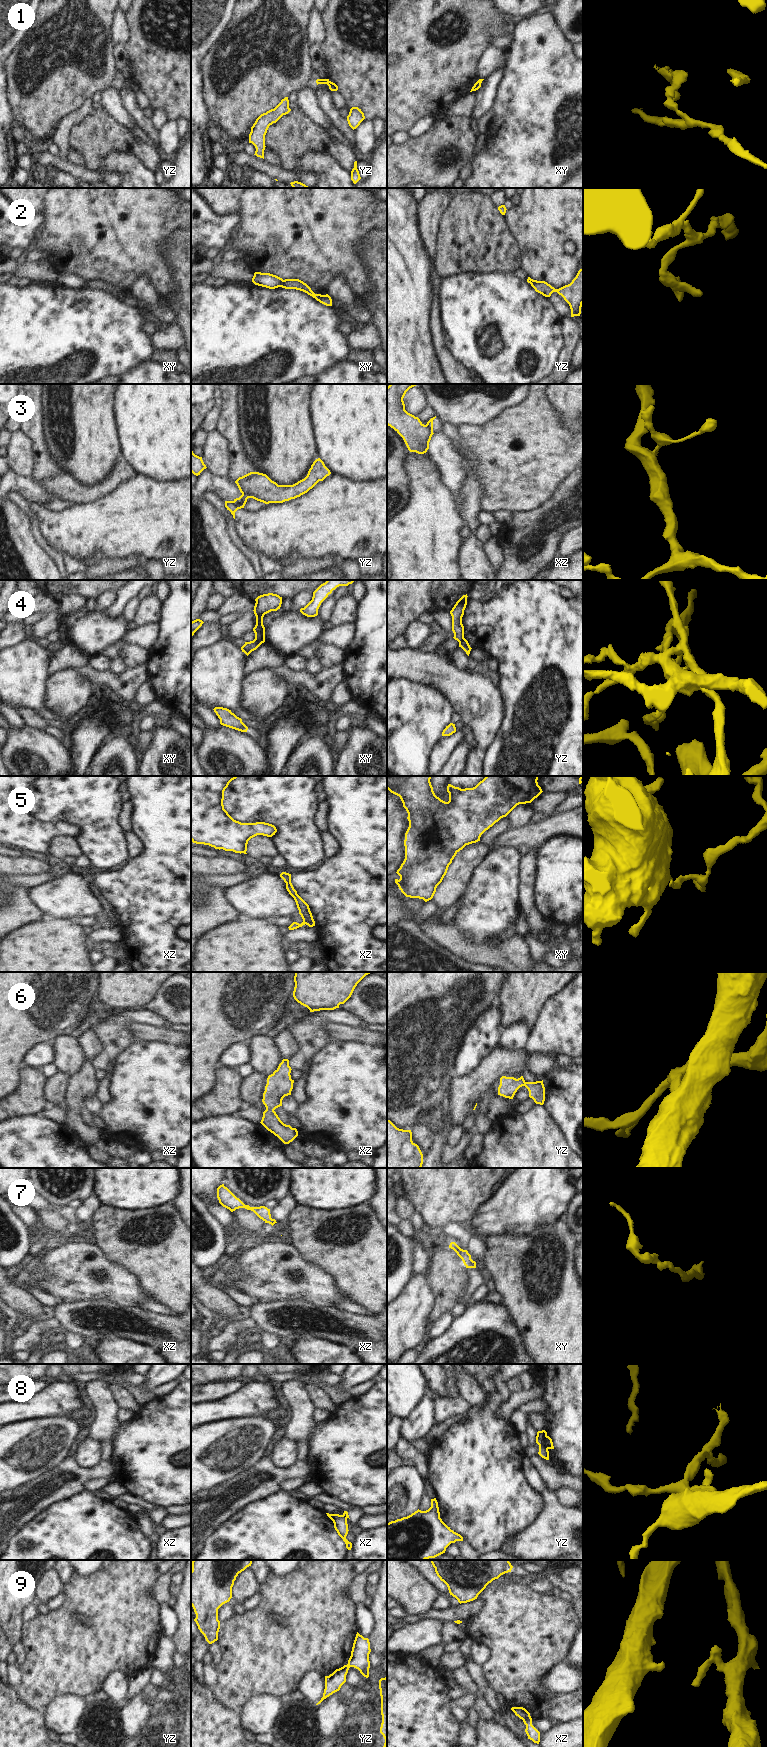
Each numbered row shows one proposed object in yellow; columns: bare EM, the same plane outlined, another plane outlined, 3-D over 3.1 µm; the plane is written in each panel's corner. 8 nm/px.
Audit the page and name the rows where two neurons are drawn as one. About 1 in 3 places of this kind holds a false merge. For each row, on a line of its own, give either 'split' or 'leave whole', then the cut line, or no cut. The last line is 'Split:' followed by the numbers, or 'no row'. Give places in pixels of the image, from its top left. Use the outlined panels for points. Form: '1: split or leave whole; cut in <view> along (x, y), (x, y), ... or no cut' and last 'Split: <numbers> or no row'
1: split; cut in yz along (330, 81), (328, 85)
2: split; cut in xy along (283, 280), (278, 286)
3: split; cut in yz along (233, 501), (243, 507)
4: split; cut in xy along (255, 638), (261, 643)
5: split; cut in xz along (246, 846), (243, 852)
6: leave whole; no cut
7: leave whole; no cut
8: split; cut in yz along (539, 1444), (545, 1445), (548, 1448)
9: split; cut in xz along (530, 1716), (523, 1720)
Split: 1, 2, 3, 4, 5, 8, 9

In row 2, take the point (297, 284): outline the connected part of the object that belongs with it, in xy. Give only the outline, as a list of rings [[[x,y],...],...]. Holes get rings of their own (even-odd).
[[[285,279],[280,283],[279,287],[285,289],[296,289],[296,290],[303,291],[308,295],[312,296],[313,298],[315,298],[320,303],[326,306],[332,306],[332,299],[328,294],[326,295],[315,294],[306,283],[304,283],[299,279]]]

